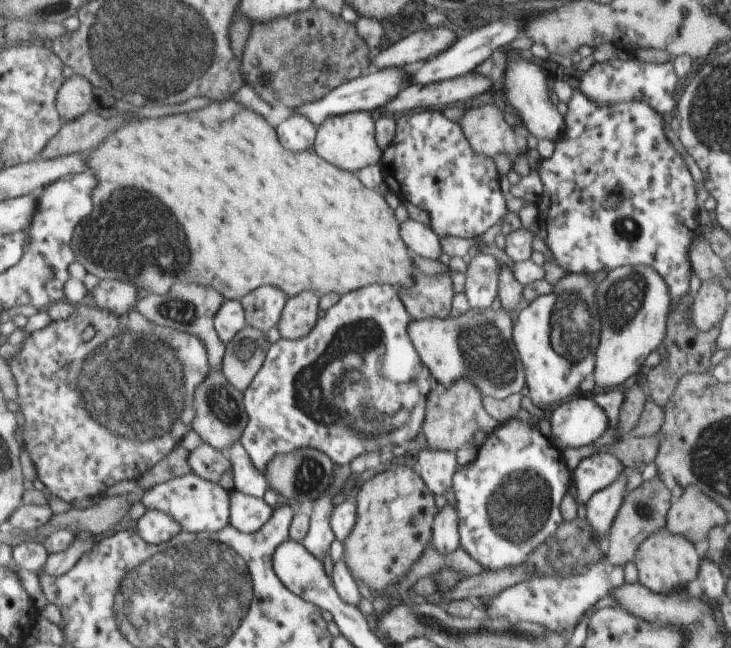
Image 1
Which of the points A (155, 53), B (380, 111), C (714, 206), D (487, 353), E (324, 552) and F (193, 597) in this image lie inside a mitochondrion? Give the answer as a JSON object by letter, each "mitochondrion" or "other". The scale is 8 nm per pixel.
{"A":"mitochondrion","B":"other","C":"other","D":"mitochondrion","E":"other","F":"mitochondrion"}

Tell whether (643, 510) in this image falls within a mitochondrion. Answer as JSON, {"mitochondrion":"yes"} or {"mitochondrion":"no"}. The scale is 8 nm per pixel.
{"mitochondrion":"yes"}

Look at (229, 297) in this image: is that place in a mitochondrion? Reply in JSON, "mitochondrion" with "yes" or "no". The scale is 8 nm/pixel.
{"mitochondrion":"no"}

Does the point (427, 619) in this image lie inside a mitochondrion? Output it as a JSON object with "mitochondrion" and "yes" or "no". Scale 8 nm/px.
{"mitochondrion":"yes"}

